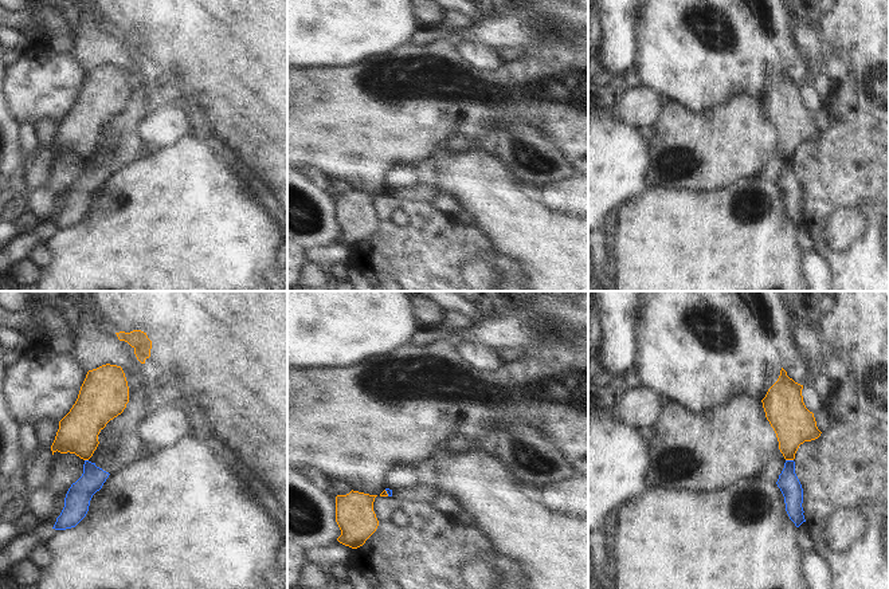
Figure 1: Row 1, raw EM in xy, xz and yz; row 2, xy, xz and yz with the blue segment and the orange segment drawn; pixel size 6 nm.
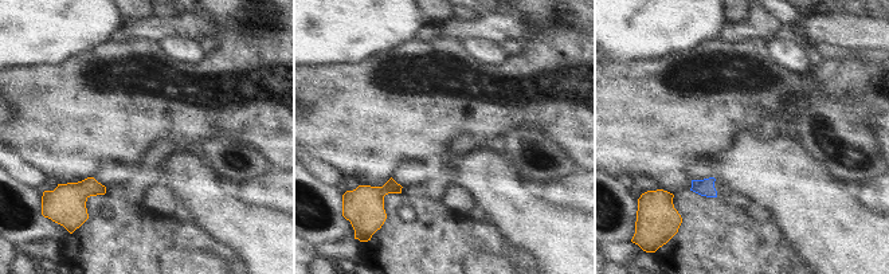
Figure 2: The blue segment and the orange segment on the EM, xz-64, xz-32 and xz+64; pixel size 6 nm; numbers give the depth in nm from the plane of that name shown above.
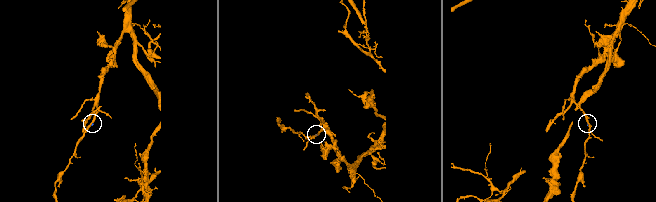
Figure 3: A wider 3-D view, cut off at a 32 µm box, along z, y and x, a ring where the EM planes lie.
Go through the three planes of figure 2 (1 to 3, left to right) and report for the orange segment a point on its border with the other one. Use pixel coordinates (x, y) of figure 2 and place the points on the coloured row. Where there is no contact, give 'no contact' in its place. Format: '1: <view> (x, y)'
1: no contact
2: no contact
3: no contact

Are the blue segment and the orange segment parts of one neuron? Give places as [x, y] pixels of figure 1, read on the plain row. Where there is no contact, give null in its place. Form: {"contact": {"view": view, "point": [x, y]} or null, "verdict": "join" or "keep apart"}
{"contact": {"view": "yz", "point": [790, 160]}, "verdict": "keep apart"}

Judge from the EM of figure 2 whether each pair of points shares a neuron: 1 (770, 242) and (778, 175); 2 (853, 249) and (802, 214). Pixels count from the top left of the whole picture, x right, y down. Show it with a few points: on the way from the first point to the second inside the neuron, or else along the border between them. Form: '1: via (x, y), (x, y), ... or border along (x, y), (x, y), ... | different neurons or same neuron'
1: border along (771, 220), (791, 247) | different neurons
2: via (841, 242), (814, 215) | same neuron

